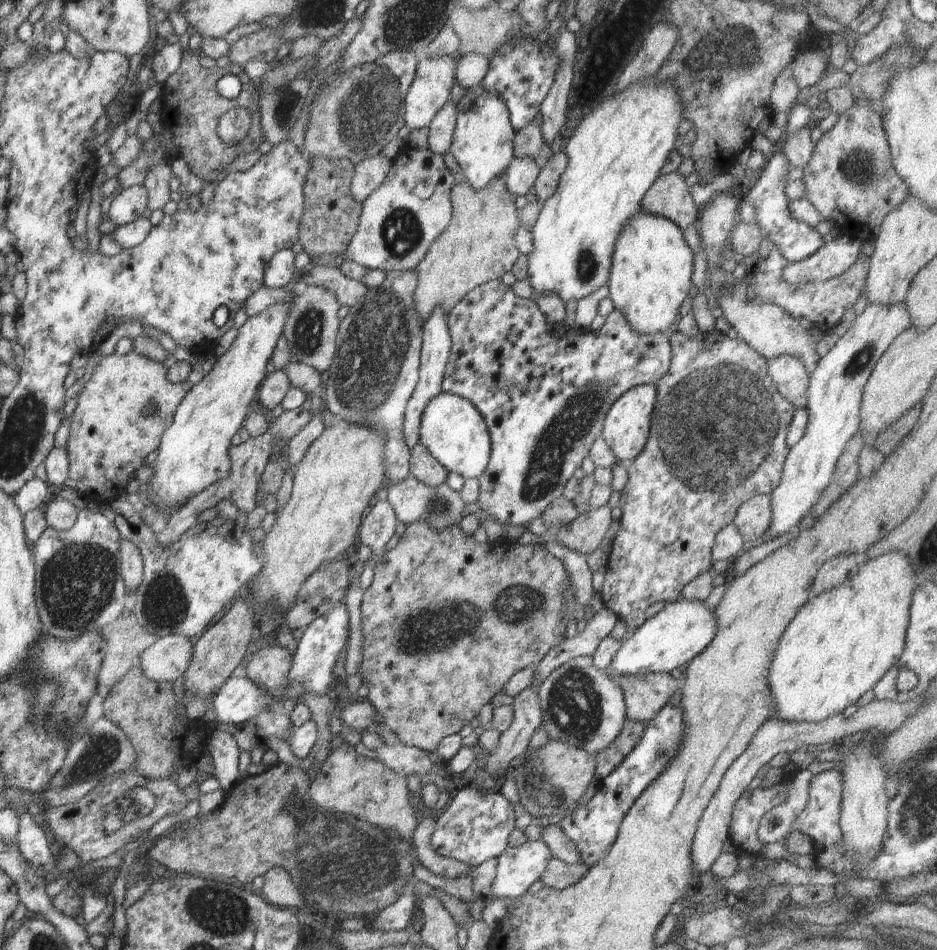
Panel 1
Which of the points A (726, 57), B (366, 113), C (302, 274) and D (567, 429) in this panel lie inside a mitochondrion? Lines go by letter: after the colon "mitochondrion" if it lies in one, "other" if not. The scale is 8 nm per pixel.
A: mitochondrion
B: mitochondrion
C: other
D: mitochondrion

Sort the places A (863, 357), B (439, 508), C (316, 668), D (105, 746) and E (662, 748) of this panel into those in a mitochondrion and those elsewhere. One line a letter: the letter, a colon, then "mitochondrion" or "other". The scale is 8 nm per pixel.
A: mitochondrion
B: mitochondrion
C: mitochondrion
D: mitochondrion
E: mitochondrion

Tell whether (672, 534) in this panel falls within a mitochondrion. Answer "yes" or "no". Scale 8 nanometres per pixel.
no

